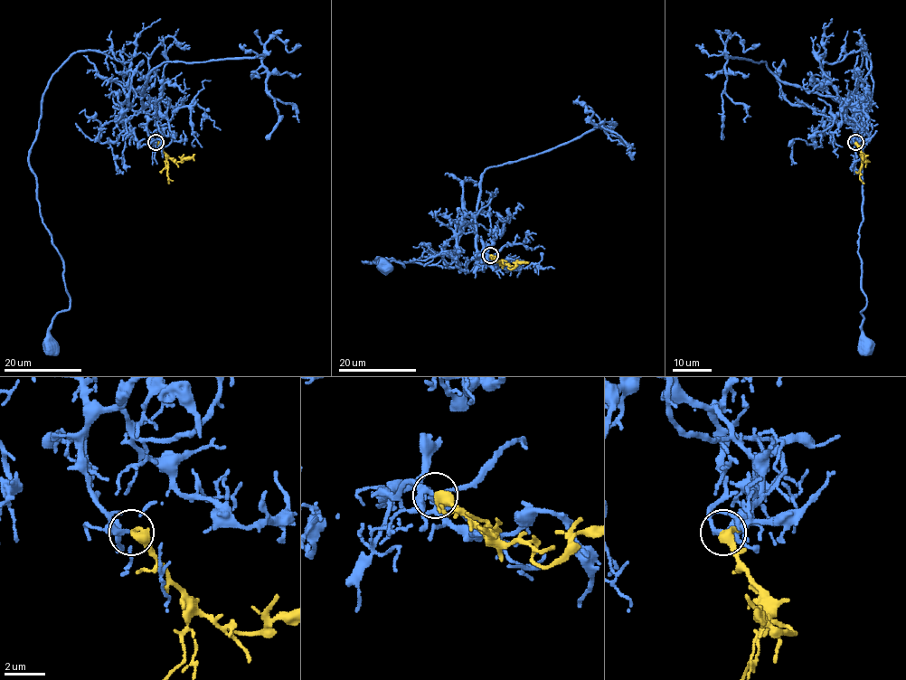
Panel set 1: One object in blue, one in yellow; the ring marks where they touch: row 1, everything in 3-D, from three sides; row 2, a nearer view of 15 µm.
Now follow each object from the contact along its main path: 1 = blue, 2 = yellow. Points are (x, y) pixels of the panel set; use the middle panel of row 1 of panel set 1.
1: (489, 255), (473, 258), (465, 274), (378, 257), (363, 262), (392, 258), (404, 266), (387, 266)
2: (489, 255), (510, 269), (516, 263), (528, 262)

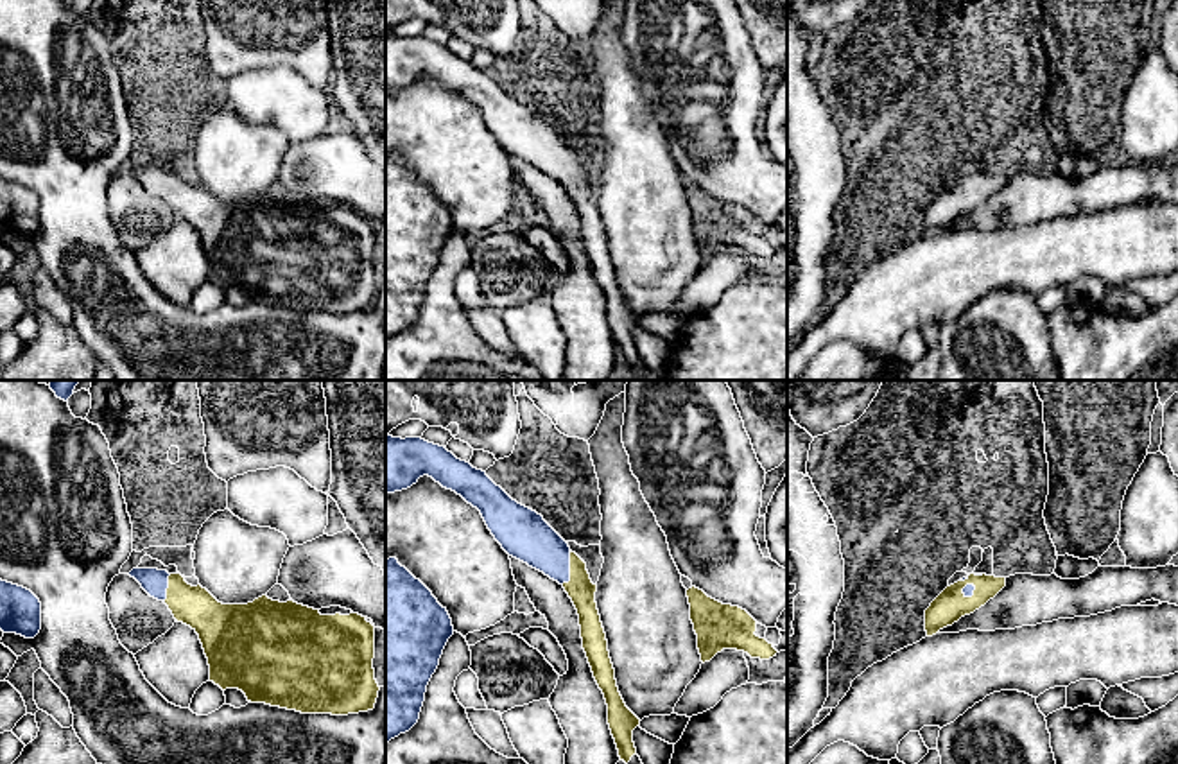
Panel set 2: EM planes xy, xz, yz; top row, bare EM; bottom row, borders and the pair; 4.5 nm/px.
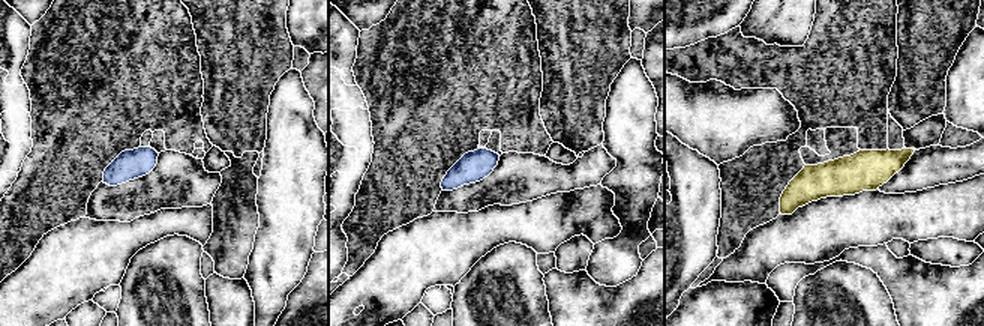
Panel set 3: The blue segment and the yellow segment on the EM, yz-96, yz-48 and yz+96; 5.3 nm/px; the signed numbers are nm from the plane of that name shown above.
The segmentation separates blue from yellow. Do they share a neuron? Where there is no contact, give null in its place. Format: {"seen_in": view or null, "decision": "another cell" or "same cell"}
{"seen_in": "xz", "decision": "same cell"}

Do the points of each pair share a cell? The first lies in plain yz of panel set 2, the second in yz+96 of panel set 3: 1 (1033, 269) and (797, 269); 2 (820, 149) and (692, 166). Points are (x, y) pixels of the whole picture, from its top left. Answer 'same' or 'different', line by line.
1: different
2: same

